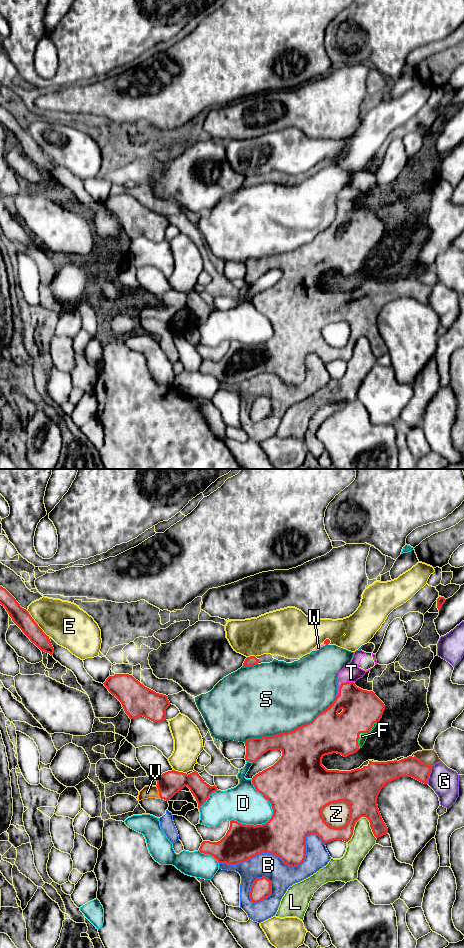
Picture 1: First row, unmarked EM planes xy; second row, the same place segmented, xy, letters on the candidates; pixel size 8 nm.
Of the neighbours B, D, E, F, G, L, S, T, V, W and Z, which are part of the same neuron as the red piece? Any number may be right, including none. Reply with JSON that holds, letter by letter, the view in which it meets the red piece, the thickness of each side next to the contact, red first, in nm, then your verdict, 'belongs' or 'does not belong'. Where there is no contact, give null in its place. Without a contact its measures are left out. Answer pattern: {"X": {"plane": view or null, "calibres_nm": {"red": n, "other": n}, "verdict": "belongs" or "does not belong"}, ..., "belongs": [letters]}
{"B": {"plane": "xy", "calibres_nm": {"red": 360, "other": 200}, "verdict": "does not belong"}, "D": {"plane": "xy", "calibres_nm": {"red": 500, "other": 300}, "verdict": "does not belong"}, "E": {"plane": "xy", "calibres_nm": {"red": 140, "other": 340}, "verdict": "does not belong"}, "F": {"plane": "xy", "calibres_nm": {"red": 320, "other": 60}, "verdict": "belongs"}, "G": {"plane": "xy", "calibres_nm": {"red": 160, "other": 220}, "verdict": "does not belong"}, "L": {"plane": "xy", "calibres_nm": {"red": 240, "other": 190}, "verdict": "belongs"}, "S": {"plane": "xy", "calibres_nm": {"red": 340, "other": 500}, "verdict": "does not belong"}, "T": {"plane": "xy", "calibres_nm": {"red": 300, "other": 150}, "verdict": "does not belong"}, "V": {"plane": "xy", "calibres_nm": {"red": 190, "other": 100}, "verdict": "belongs"}, "W": {"plane": "xy", "calibres_nm": {"red": 50, "other": 40}, "verdict": "belongs"}, "Z": {"plane": "xy", "calibres_nm": {"red": 360, "other": 200}, "verdict": "does not belong"}, "belongs": ["F", "L", "V", "W"]}

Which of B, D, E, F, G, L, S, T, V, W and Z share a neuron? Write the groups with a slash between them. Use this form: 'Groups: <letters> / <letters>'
Groups: B / D / E / F L V W / G / S / T / Z

